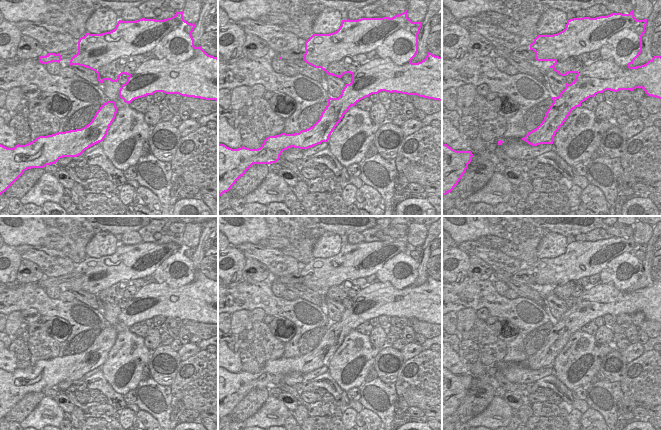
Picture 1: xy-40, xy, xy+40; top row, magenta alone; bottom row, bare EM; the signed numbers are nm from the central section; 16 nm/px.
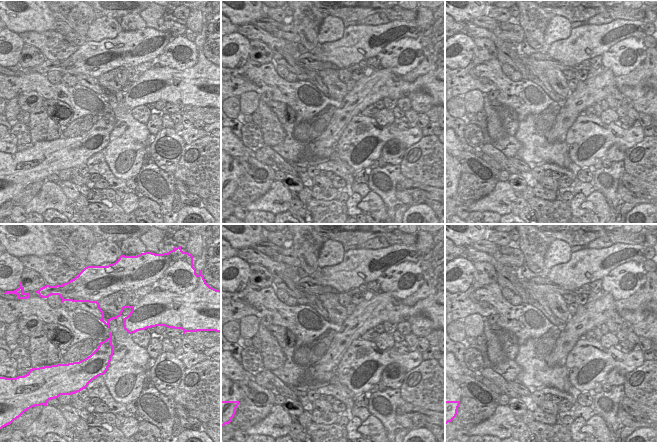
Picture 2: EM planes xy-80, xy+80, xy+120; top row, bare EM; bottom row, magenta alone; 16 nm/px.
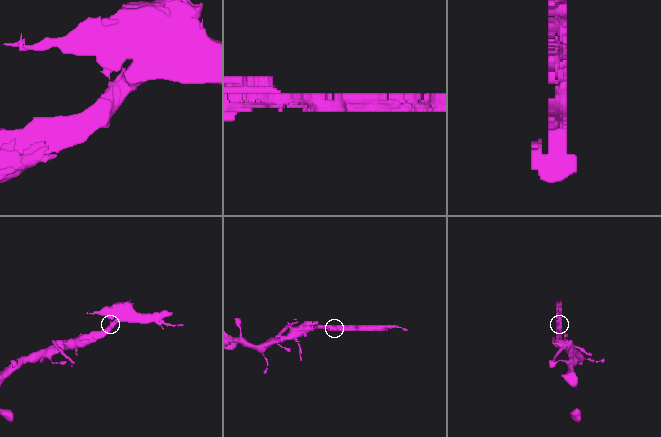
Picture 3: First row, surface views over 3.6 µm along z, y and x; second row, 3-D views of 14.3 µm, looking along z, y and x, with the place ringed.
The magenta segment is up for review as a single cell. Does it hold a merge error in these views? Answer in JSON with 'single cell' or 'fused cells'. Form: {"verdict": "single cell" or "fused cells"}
{"verdict": "fused cells"}

